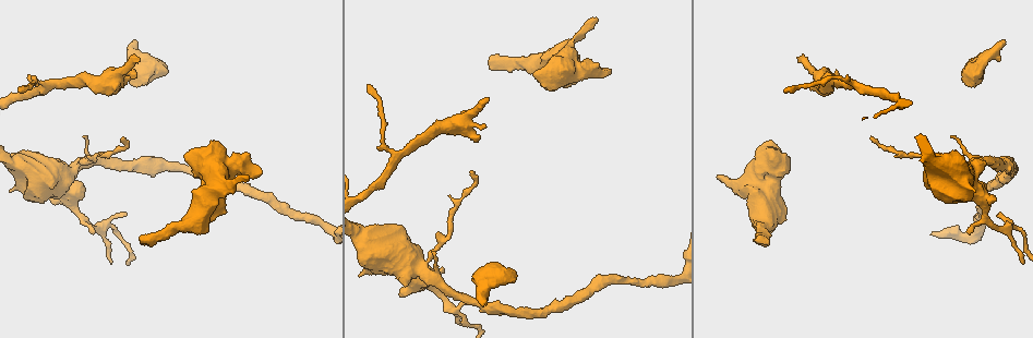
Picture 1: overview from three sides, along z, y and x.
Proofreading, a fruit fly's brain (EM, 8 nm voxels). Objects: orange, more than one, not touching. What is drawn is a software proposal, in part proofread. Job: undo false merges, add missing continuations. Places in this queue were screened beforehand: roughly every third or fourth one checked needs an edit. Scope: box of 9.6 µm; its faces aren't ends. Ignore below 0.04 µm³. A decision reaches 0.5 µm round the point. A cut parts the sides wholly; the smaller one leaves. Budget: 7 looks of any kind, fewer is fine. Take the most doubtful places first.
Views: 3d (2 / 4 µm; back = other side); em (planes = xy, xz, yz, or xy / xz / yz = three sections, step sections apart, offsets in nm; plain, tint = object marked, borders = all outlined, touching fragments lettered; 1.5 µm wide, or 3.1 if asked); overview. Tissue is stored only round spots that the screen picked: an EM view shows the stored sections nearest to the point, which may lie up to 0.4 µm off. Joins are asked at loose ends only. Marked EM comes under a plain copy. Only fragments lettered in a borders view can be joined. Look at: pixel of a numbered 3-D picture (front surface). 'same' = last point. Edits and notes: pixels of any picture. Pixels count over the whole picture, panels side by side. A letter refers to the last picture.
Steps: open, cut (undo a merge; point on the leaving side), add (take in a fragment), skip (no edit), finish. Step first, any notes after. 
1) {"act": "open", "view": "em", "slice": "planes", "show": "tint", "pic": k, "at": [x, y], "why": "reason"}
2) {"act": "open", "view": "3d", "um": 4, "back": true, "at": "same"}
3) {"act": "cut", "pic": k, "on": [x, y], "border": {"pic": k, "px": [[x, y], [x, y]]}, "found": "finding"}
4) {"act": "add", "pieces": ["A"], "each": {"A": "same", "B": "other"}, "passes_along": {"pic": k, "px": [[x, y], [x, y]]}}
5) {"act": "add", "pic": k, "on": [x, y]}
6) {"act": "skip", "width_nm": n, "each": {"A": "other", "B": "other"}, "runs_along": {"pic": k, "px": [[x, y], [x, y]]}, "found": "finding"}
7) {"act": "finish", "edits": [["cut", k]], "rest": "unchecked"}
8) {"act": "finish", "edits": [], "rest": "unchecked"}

{"act": "open", "view": "em", "slice": "planes", "show": "borders", "pic": 1, "at": [133, 43], "why": "an open end"}

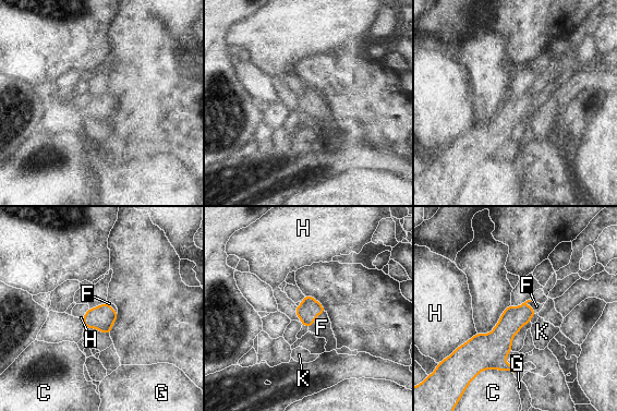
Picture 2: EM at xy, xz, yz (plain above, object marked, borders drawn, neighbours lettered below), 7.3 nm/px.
{"act": "add", "pieces": ["F"], "width_nm": 160, "each": {"C": "other", "F": "same", "G": "other", "H": "other", "K": "other"}, "passes_along": {"pic": 2, "px": [[310, 309], [315, 318], [322, 327]]}, "found": "the neuron continues"}

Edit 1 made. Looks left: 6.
{"act": "open", "view": "em", "slice": "planes", "show": "borders", "pic": 1, "at": [261, 174], "why": "stops while still wide"}

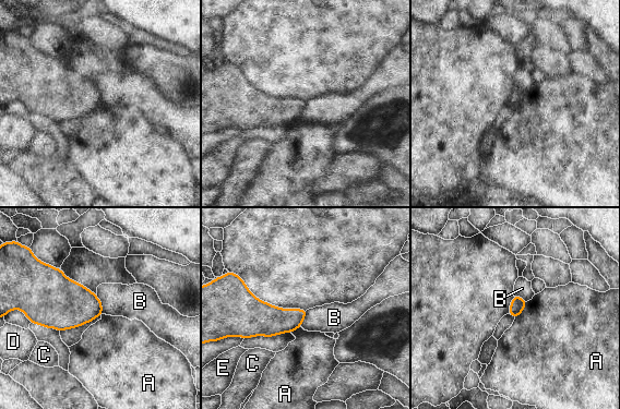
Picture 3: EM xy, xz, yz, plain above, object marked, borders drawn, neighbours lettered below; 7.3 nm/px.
{"act": "skip", "longest_contact_nm": ["A", 170], "each": {"A": "other", "B": "other", "C": "other", "D": "other", "E": "other"}, "border": {"pic": 3, "px": [[527, 301], [524, 310], [514, 320]]}, "found": "no lettered fragment goes on from it"}

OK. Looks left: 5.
{"act": "finish", "edits": [["add", 2]], "rest": "unchecked"}

